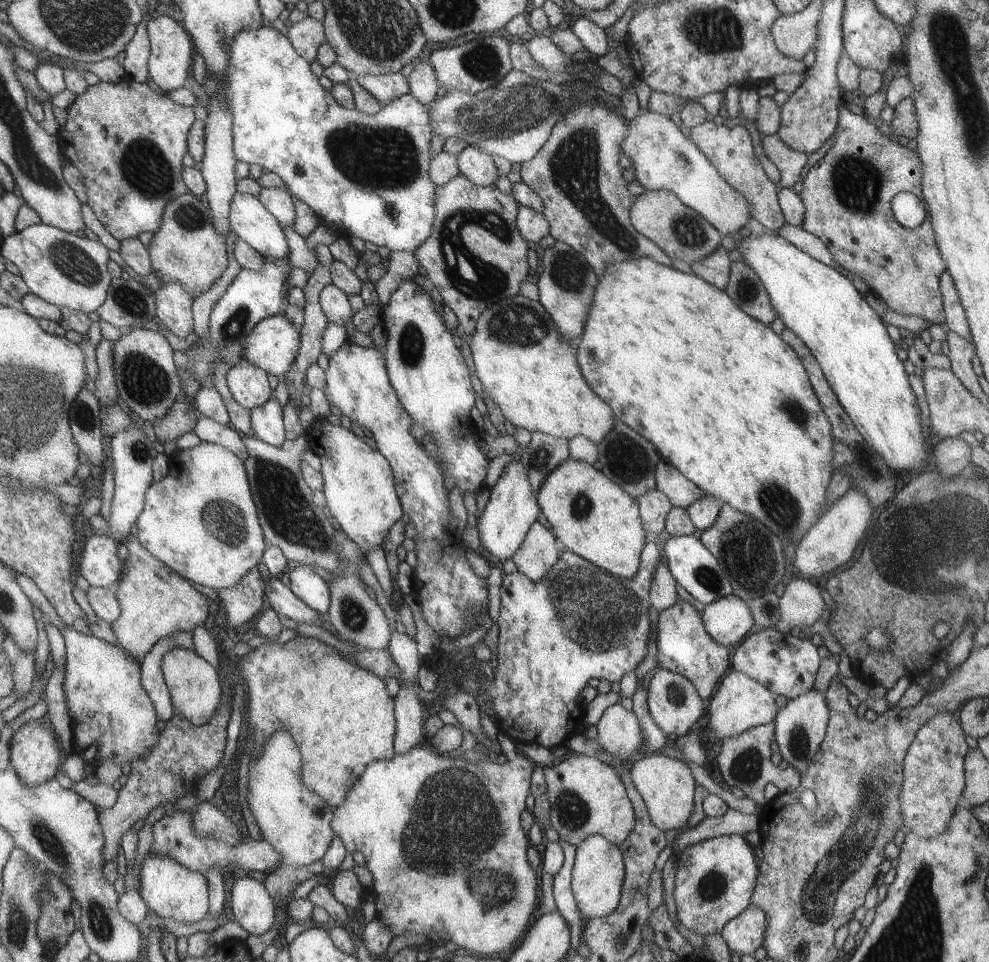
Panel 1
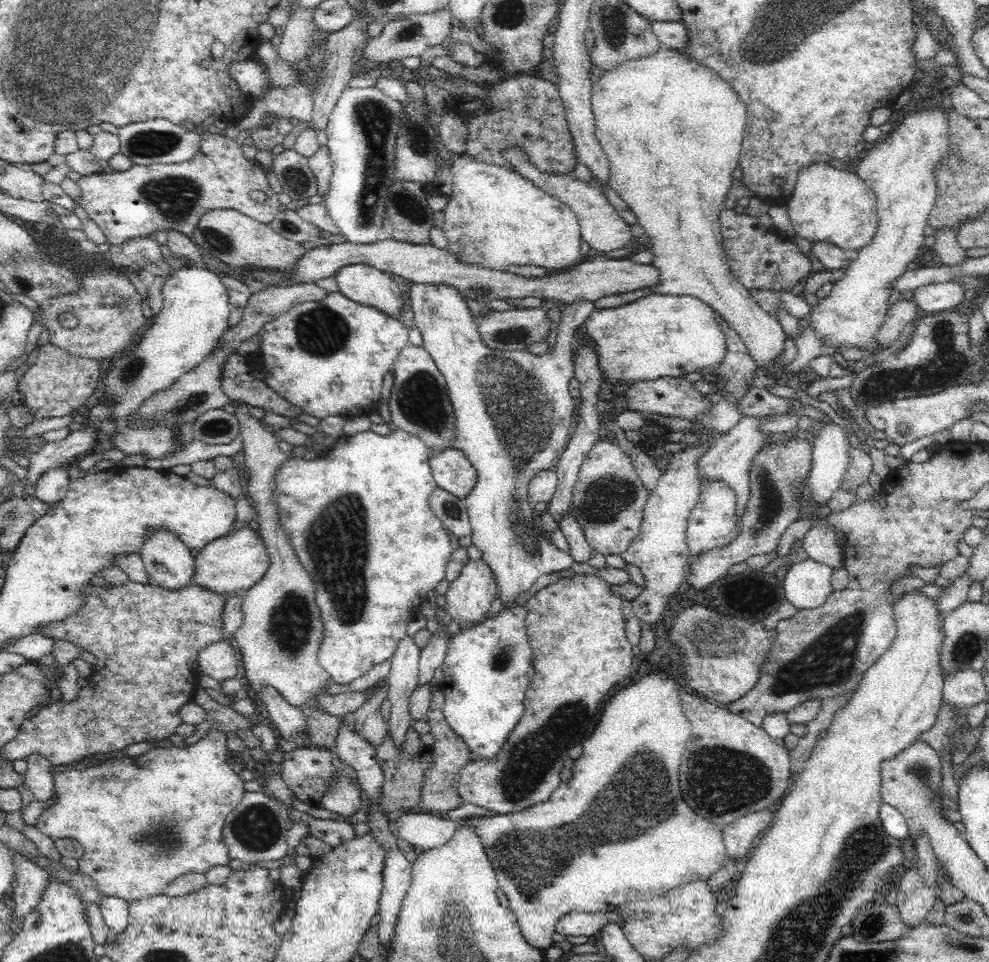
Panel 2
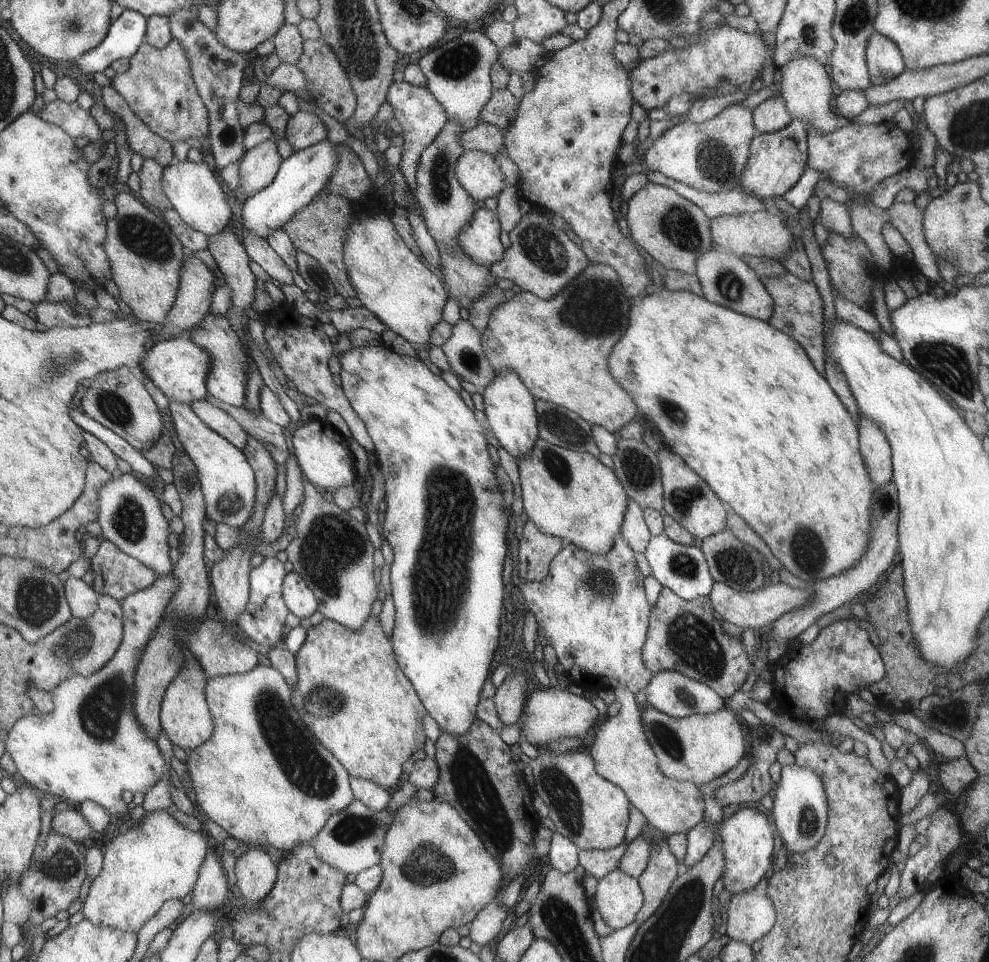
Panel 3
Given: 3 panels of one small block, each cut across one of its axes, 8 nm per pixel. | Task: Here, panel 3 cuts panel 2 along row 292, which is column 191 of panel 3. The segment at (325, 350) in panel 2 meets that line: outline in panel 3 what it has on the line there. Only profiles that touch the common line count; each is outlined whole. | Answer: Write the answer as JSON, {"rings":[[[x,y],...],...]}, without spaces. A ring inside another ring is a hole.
{"rings":[[[209,312],[186,336],[190,341],[204,346],[207,352],[214,357],[211,362],[210,376],[208,376],[206,382],[207,396],[232,407],[242,407],[244,405],[244,390],[247,390],[250,362],[252,360],[249,360],[249,356],[246,356],[246,352],[244,352],[245,346],[242,346],[241,339],[232,330],[233,327],[227,316],[216,316],[216,314]]]}

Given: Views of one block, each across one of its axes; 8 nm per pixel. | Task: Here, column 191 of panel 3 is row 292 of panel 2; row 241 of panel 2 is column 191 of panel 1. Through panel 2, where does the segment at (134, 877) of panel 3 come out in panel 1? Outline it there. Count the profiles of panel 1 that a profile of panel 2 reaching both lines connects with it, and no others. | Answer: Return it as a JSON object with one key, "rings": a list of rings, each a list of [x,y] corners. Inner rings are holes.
{"rings":[[[148,853],[142,860],[139,893],[147,907],[165,919],[193,923],[206,918],[209,888],[210,885],[200,872],[192,872],[186,868],[186,864],[178,864],[170,856]]]}

